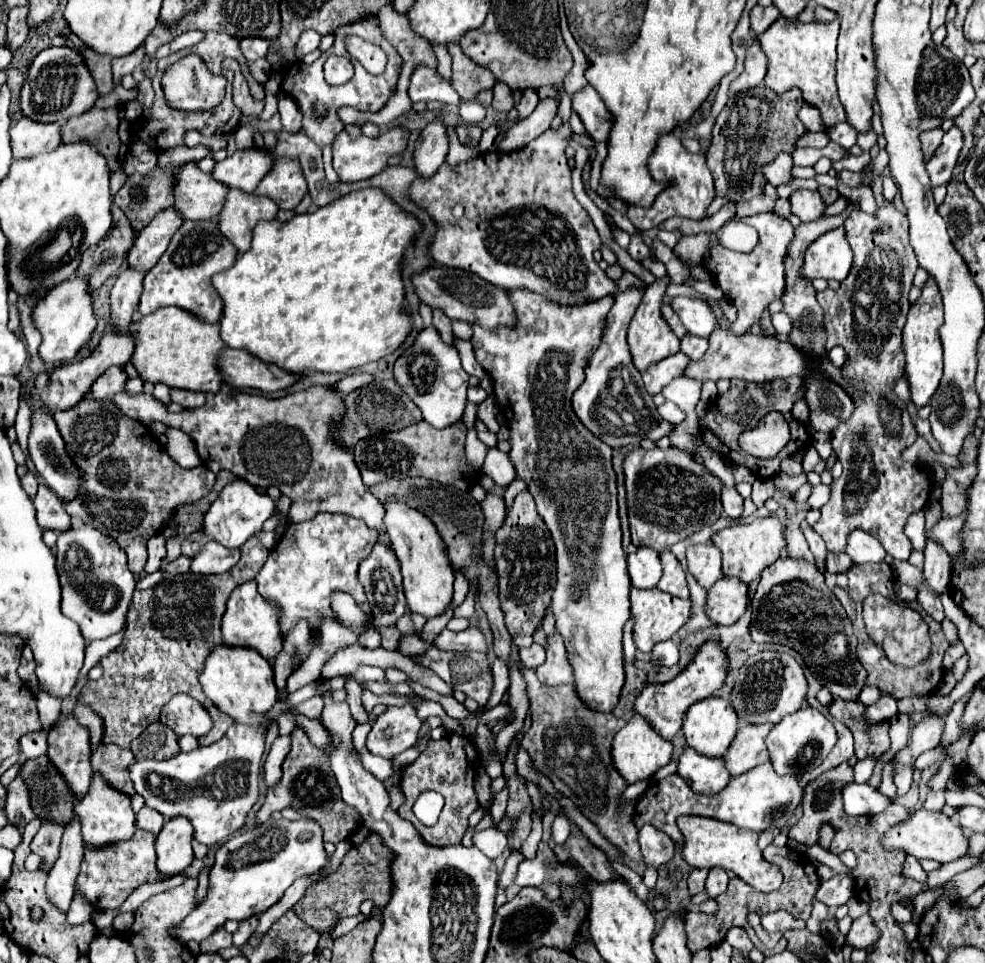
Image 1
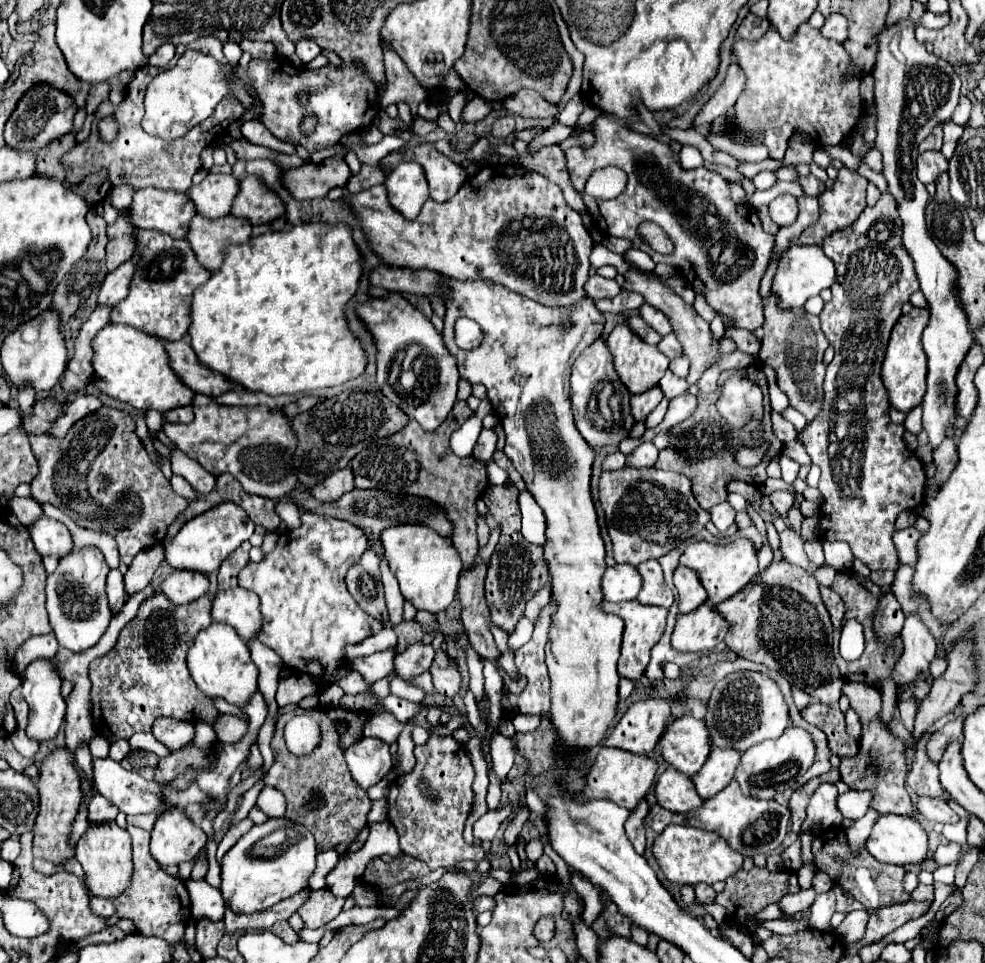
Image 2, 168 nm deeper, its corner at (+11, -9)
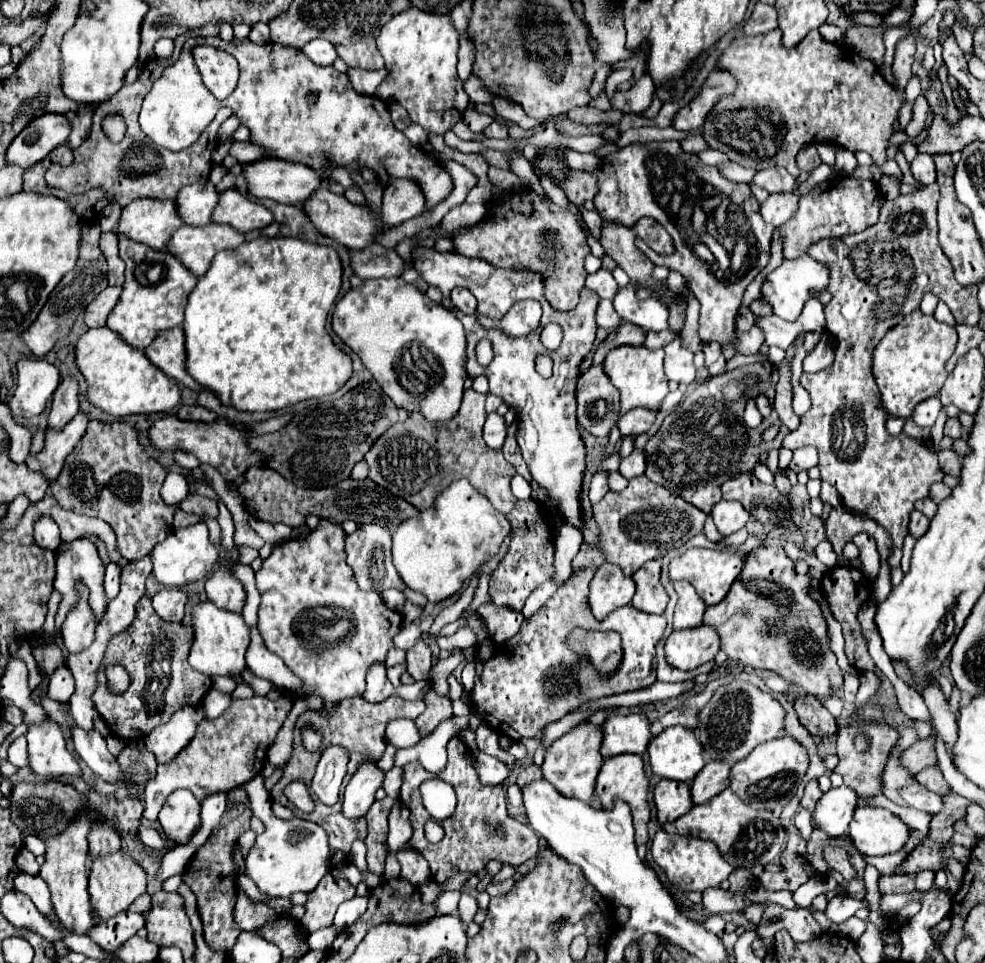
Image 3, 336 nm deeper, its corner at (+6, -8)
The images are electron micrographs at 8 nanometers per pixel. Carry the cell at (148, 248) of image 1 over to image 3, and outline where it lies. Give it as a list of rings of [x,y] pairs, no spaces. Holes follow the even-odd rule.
[[[106,287],[88,307],[84,313],[86,327],[102,327],[106,325],[106,317],[112,311],[112,307],[118,303],[118,297],[122,293],[122,287]]]

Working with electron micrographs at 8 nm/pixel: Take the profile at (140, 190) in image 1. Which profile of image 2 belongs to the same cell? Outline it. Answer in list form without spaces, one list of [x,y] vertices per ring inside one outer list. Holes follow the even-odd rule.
[[[119,210],[119,216],[113,226],[107,228],[107,270],[115,270],[119,264],[129,260],[137,248],[137,240],[133,236],[133,222],[127,210]]]

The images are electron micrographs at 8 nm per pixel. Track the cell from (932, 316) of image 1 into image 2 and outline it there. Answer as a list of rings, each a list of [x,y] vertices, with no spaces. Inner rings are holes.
[[[913,308],[909,314],[903,314],[891,332],[887,354],[881,368],[881,378],[889,390],[889,404],[901,412],[909,412],[923,402],[925,396],[925,376],[927,376],[927,356],[921,346],[921,332],[927,326],[929,310]]]

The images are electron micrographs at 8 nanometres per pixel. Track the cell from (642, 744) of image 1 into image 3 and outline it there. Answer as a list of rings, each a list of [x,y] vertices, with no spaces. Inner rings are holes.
[[[626,753],[626,755],[616,755],[612,759],[604,759],[598,781],[596,781],[596,797],[602,801],[604,807],[614,807],[614,799],[622,799],[624,803],[630,805],[632,819],[634,819],[634,831],[636,831],[636,845],[642,845],[648,841],[648,819],[650,819],[650,807],[648,807],[648,779],[644,775],[644,763],[642,757]]]

